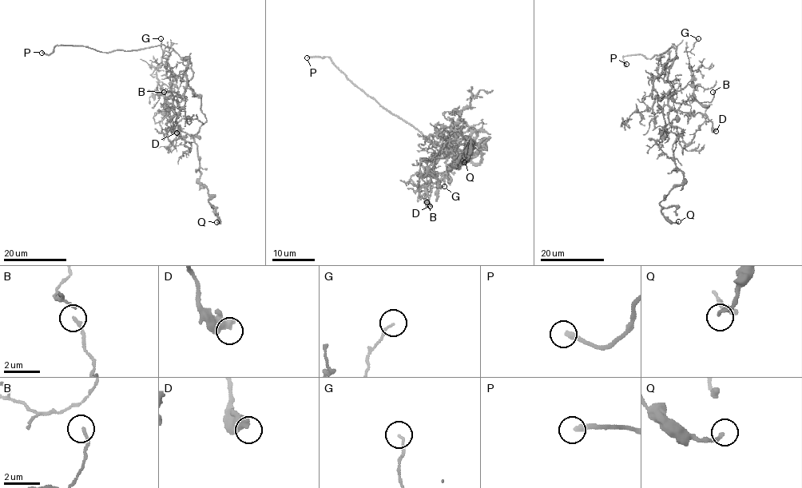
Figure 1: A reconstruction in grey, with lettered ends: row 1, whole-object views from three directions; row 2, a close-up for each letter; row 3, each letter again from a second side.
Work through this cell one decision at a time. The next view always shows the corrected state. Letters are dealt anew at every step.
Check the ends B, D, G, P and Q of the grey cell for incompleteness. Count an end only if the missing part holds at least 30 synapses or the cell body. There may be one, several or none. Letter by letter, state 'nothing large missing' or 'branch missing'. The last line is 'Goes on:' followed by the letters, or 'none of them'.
B: nothing large missing
D: nothing large missing
G: nothing large missing
P: branch missing
Q: nothing large missing
Goes on: P

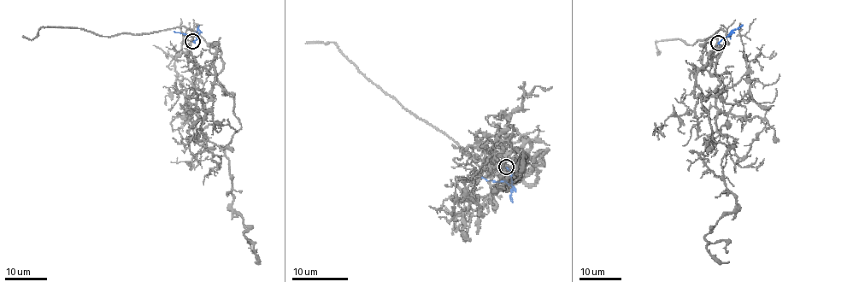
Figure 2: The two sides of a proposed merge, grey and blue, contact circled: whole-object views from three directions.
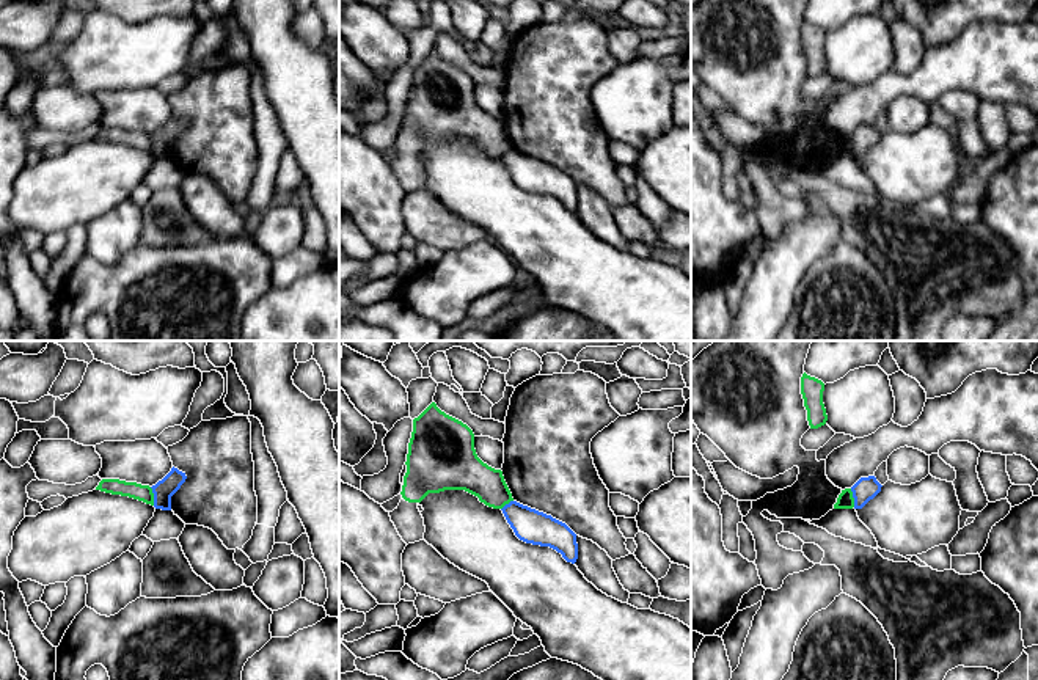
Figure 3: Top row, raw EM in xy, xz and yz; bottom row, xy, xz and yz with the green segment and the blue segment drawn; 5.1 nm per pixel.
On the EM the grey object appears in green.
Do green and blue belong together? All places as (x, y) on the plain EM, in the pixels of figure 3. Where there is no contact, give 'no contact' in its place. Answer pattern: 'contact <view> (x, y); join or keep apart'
contact xy (153, 145); keep apart

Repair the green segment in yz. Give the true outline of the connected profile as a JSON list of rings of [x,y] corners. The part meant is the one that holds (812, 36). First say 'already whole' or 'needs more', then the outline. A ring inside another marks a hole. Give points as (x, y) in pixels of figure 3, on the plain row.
already whole; [[[806,20],[801,25],[801,42],[807,58],[807,69],[810,77],[818,77],[826,72],[828,63],[823,52],[824,31]]]

